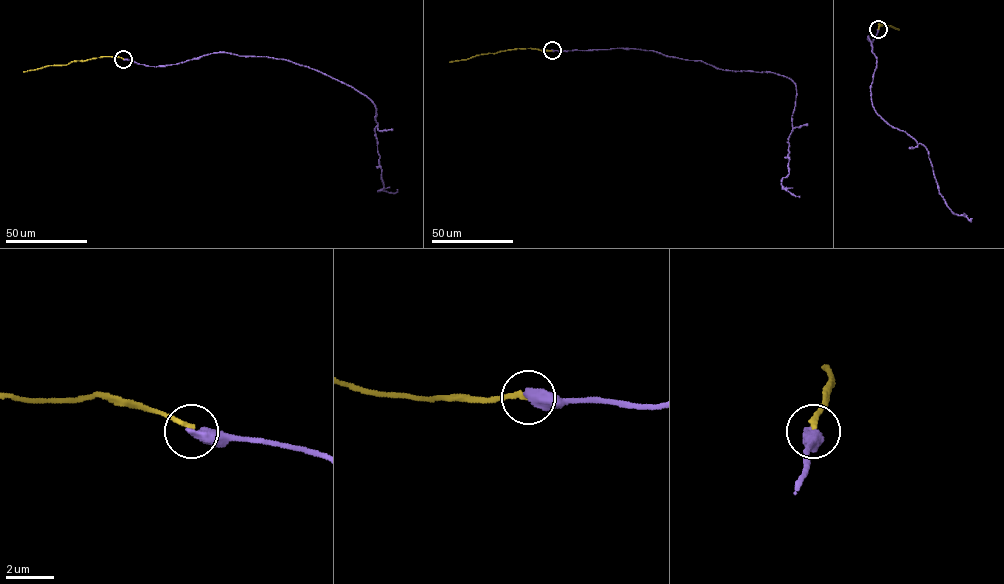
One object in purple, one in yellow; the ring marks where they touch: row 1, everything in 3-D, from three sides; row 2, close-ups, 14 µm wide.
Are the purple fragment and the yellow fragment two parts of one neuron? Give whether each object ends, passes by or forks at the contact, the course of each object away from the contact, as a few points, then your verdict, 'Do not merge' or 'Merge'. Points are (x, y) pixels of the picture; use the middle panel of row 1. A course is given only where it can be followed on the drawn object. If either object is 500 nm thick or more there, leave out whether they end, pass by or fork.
Course of purple: (552, 50), (631, 48), (723, 70), (788, 77), (796, 93), (789, 174), (781, 185), (799, 197). Course of yellow: (552, 50), (521, 48), (449, 62). Do not merge

